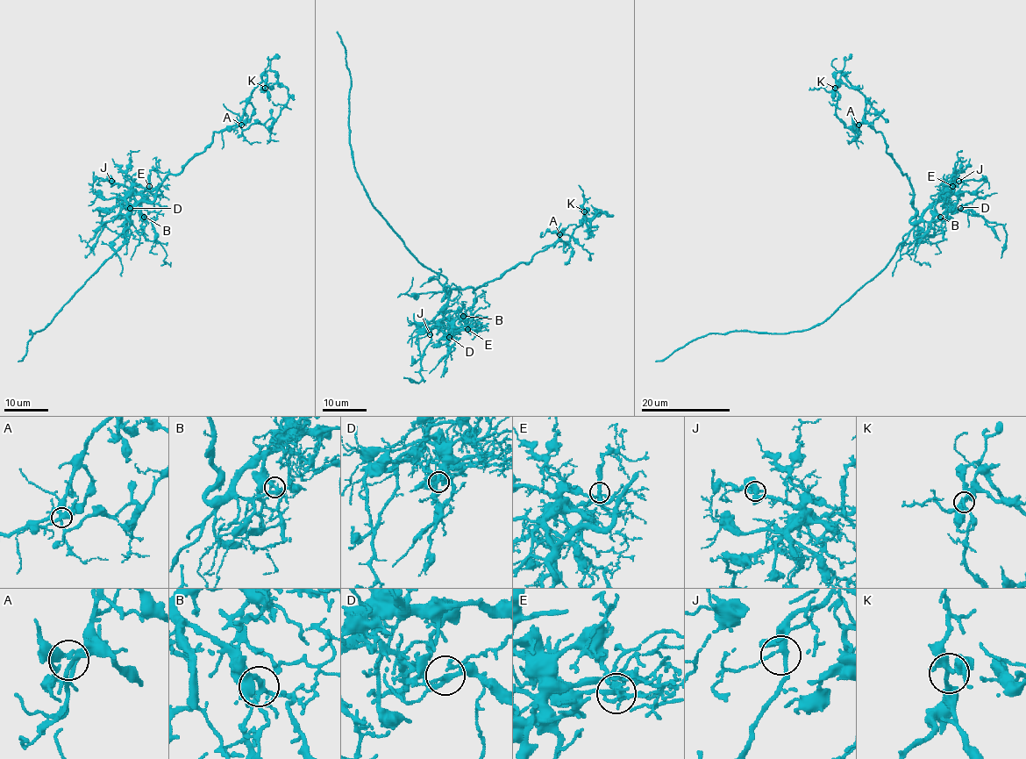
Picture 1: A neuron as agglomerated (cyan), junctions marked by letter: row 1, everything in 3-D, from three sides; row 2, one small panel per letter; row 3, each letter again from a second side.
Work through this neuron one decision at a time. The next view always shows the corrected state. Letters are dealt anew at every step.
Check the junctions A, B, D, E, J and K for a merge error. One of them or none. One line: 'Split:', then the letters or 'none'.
Split: none

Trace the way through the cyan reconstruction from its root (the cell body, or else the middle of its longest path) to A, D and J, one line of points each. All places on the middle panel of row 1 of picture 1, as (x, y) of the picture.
A: (448, 287), (449, 291), (475, 289), (499, 279), (514, 266), (529, 262), (537, 253), (553, 246), (559, 234)
D: (448, 287), (449, 301), (440, 328), (449, 337)
J: (448, 287), (449, 301), (445, 316), (449, 320), (442, 320), (430, 334)

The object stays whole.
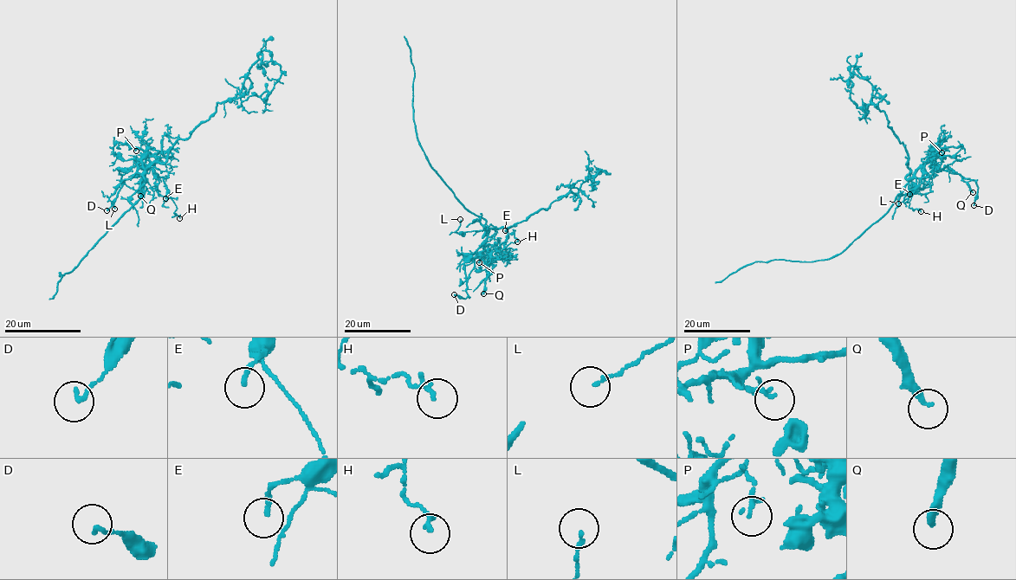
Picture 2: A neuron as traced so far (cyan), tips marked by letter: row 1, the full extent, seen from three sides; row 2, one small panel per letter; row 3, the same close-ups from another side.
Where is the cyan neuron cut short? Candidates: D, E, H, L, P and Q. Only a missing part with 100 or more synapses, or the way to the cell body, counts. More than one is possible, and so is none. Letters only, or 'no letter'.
no letter

